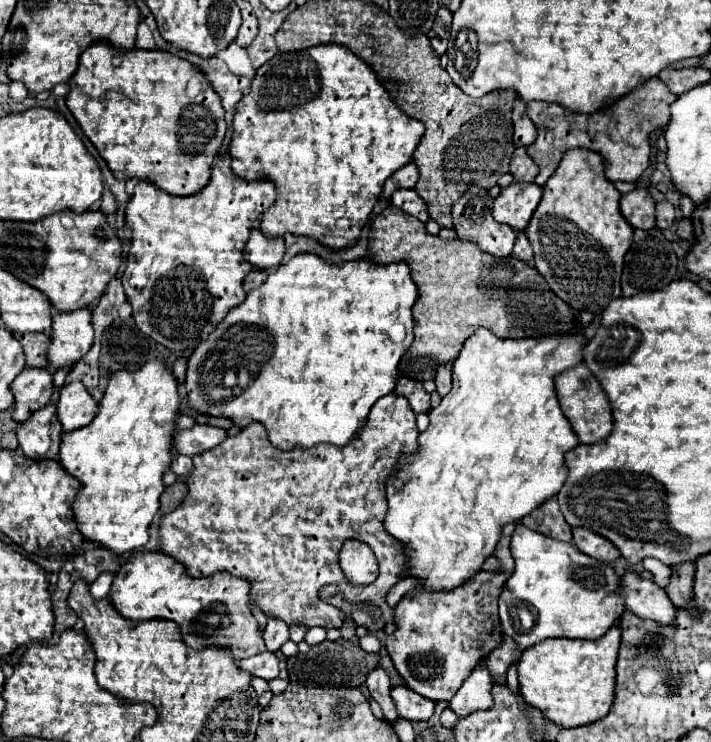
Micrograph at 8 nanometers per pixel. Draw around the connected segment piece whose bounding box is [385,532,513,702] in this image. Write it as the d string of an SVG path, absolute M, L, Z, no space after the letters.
M505 532L495 548L495 556L501 562L501 572L481 570L455 590L411 590L395 606L393 622L397 624L397 630L387 638L385 646L397 672L417 694L449 702L471 668L475 668L475 664L503 640L497 600L503 584L513 574L513 558L505 546Z

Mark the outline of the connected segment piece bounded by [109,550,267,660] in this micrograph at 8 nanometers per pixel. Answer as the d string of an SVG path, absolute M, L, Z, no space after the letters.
M139 550L115 574L109 598L115 608L131 620L163 618L173 620L181 628L183 640L191 648L203 646L229 646L235 658L255 656L265 648L259 622L249 610L251 582L235 578L233 574L219 572L207 578L189 578L187 568L169 554Z

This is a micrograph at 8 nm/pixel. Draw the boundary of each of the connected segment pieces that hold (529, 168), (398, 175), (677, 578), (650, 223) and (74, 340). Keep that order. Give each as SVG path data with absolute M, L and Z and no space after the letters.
M517 148L511 158L511 174L517 182L533 182L539 174L539 166L529 158L527 148Z
M409 162L407 166L403 166L403 170L397 170L395 174L391 174L391 178L387 178L383 186L383 198L389 200L397 188L415 188L417 180L419 180L419 170L413 162Z
M683 562L683 564L675 566L671 582L665 588L671 602L679 608L689 606L689 600L693 596L693 592L691 592L693 590L693 574L695 574L695 564L693 562Z
M635 188L621 196L621 212L633 228L649 230L655 226L655 200L647 188Z
M91 308L73 310L71 314L55 310L51 344L47 350L51 370L57 370L61 366L73 366L87 354L91 344L93 344Z

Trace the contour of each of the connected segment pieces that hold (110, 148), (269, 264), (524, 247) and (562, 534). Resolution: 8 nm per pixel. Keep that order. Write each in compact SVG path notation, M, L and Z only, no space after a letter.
M95 42L81 54L79 68L67 84L67 108L107 166L119 174L117 178L147 178L175 196L195 194L209 182L213 158L225 136L225 116L219 96L211 96L211 84L191 62L165 50L123 50L109 42Z
M259 228L251 230L249 242L245 246L245 260L251 262L259 270L271 270L281 264L285 256L285 240L279 238L269 238L261 234Z
M517 232L517 240L515 240L515 248L513 248L513 254L525 262L531 262L533 260L533 250L531 250L531 242L527 240L525 232Z
M555 498L543 502L537 510L531 512L531 516L525 516L521 522L527 526L535 526L537 532L547 532L547 536L559 540L571 540L571 528L563 520L563 514L559 512Z

